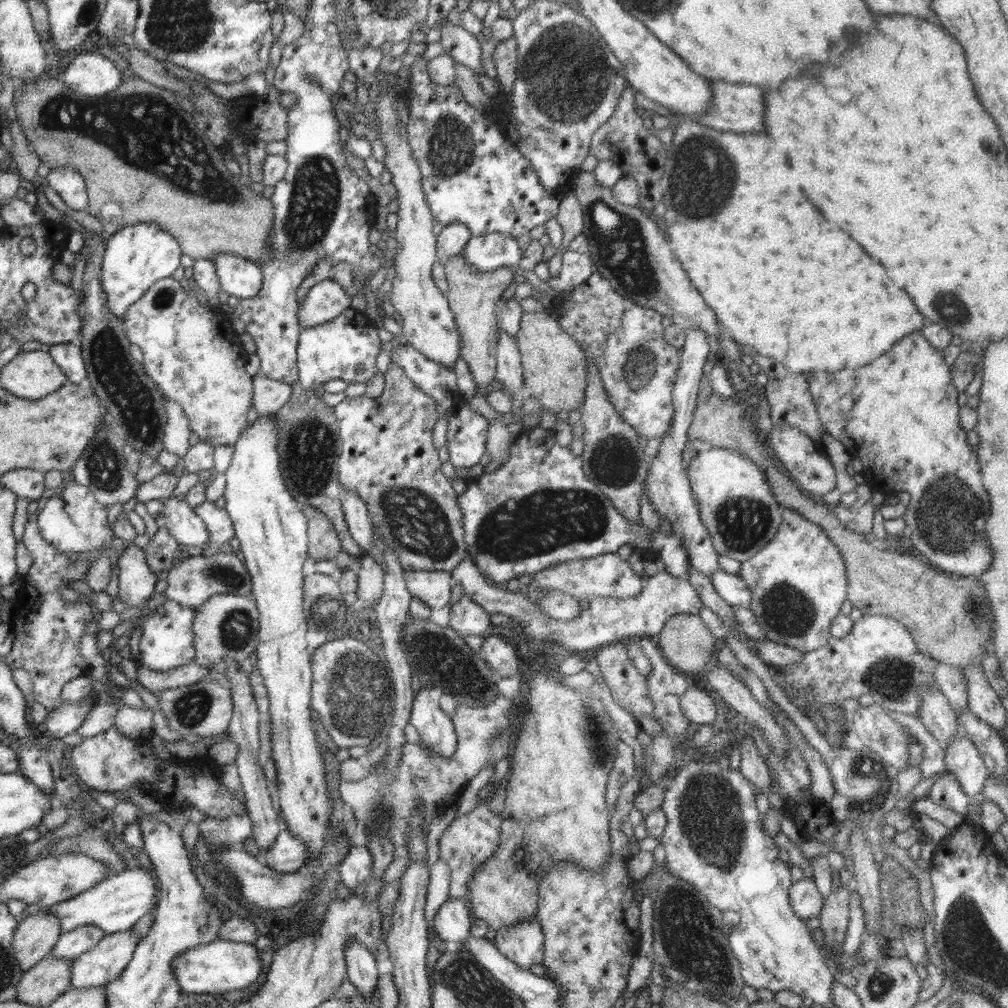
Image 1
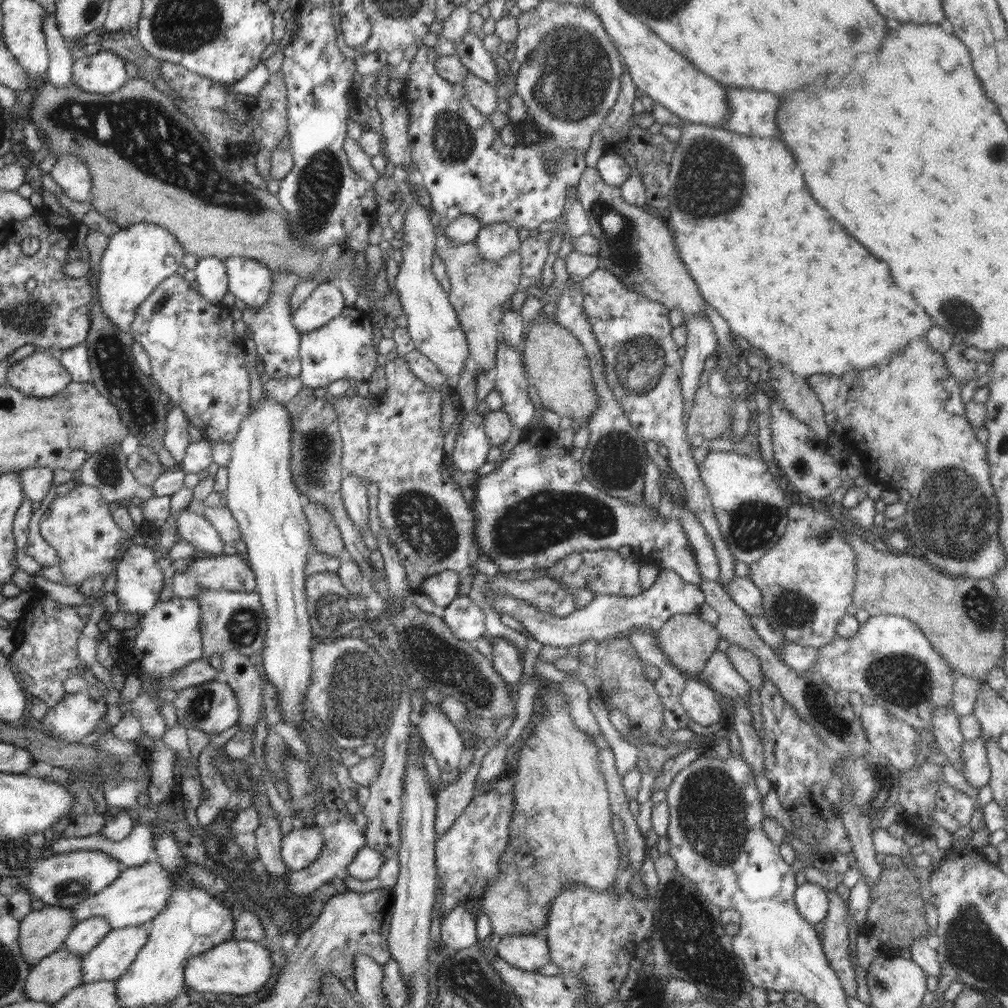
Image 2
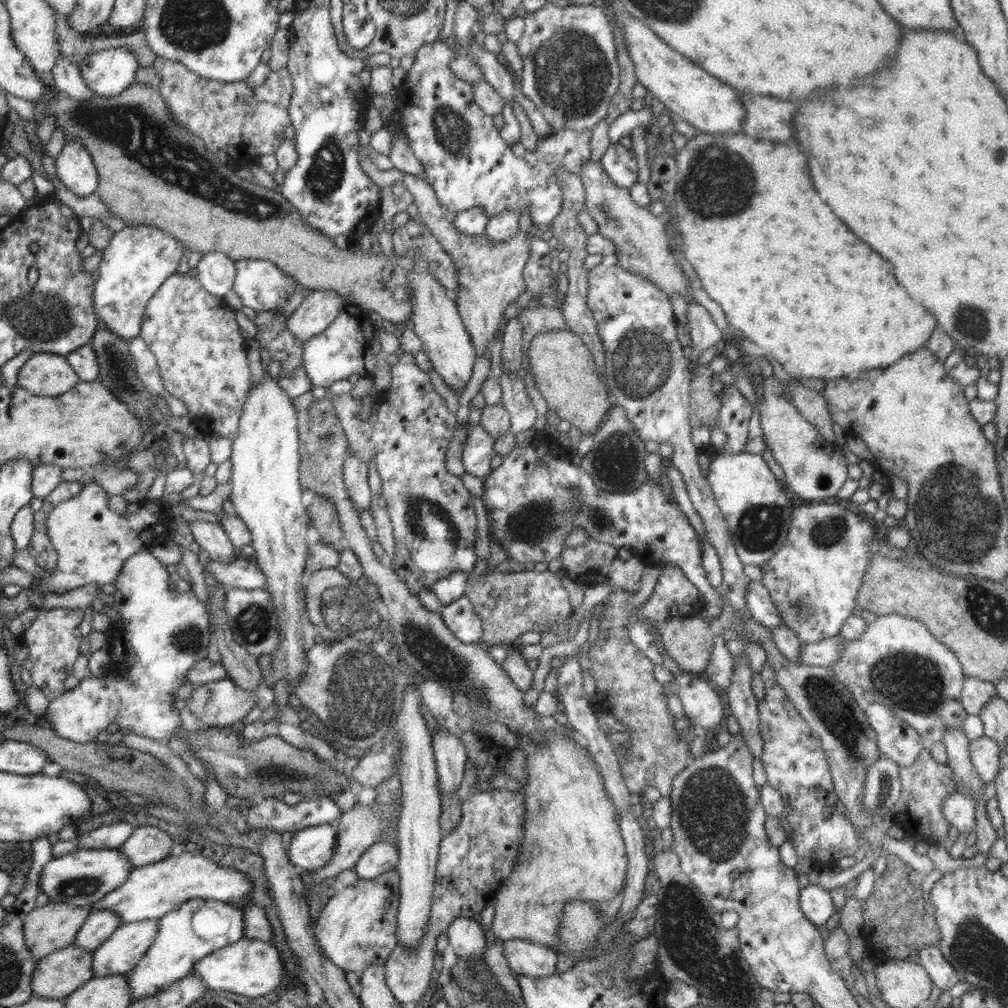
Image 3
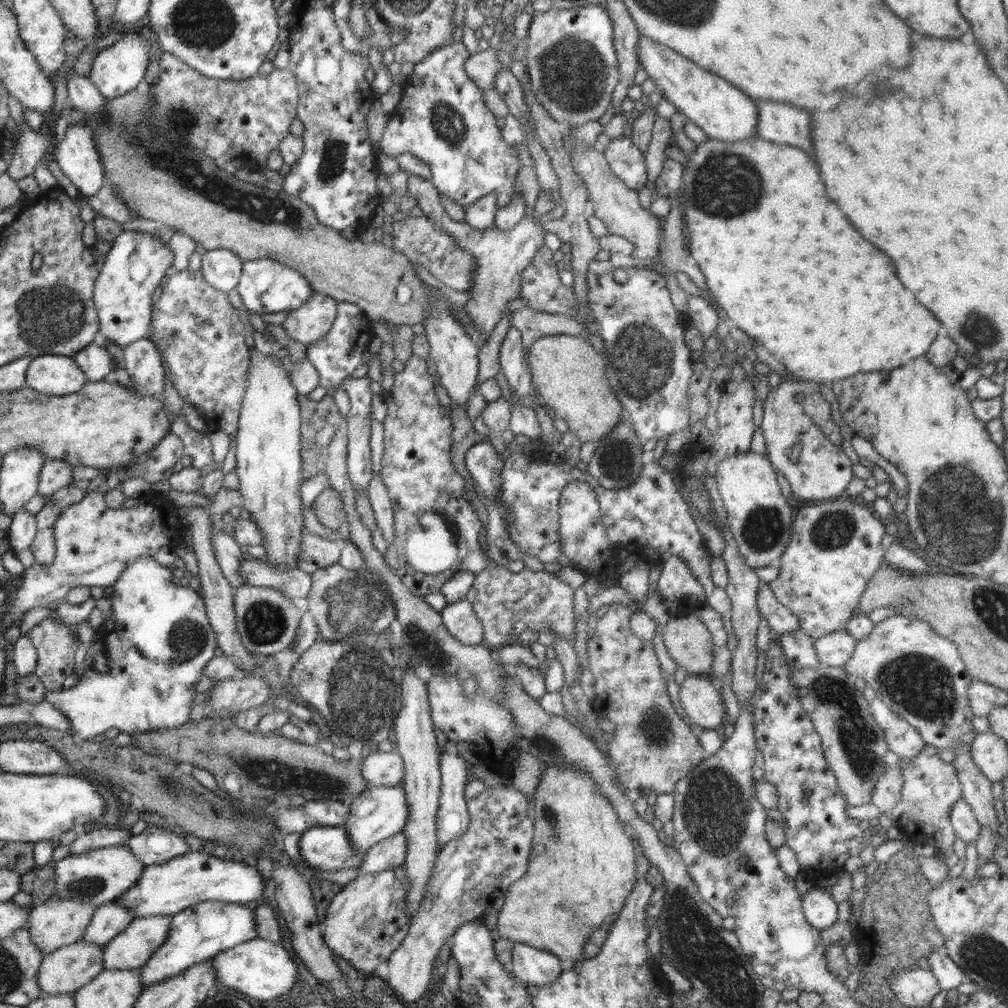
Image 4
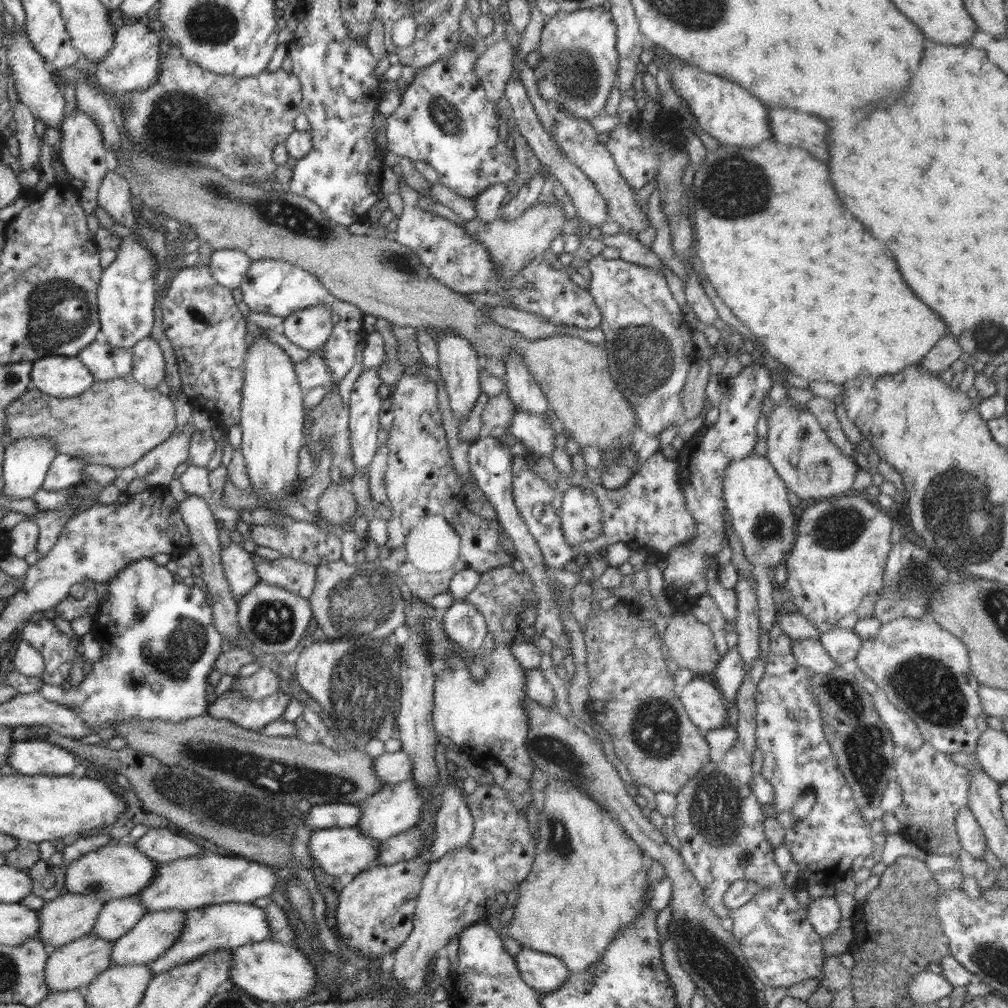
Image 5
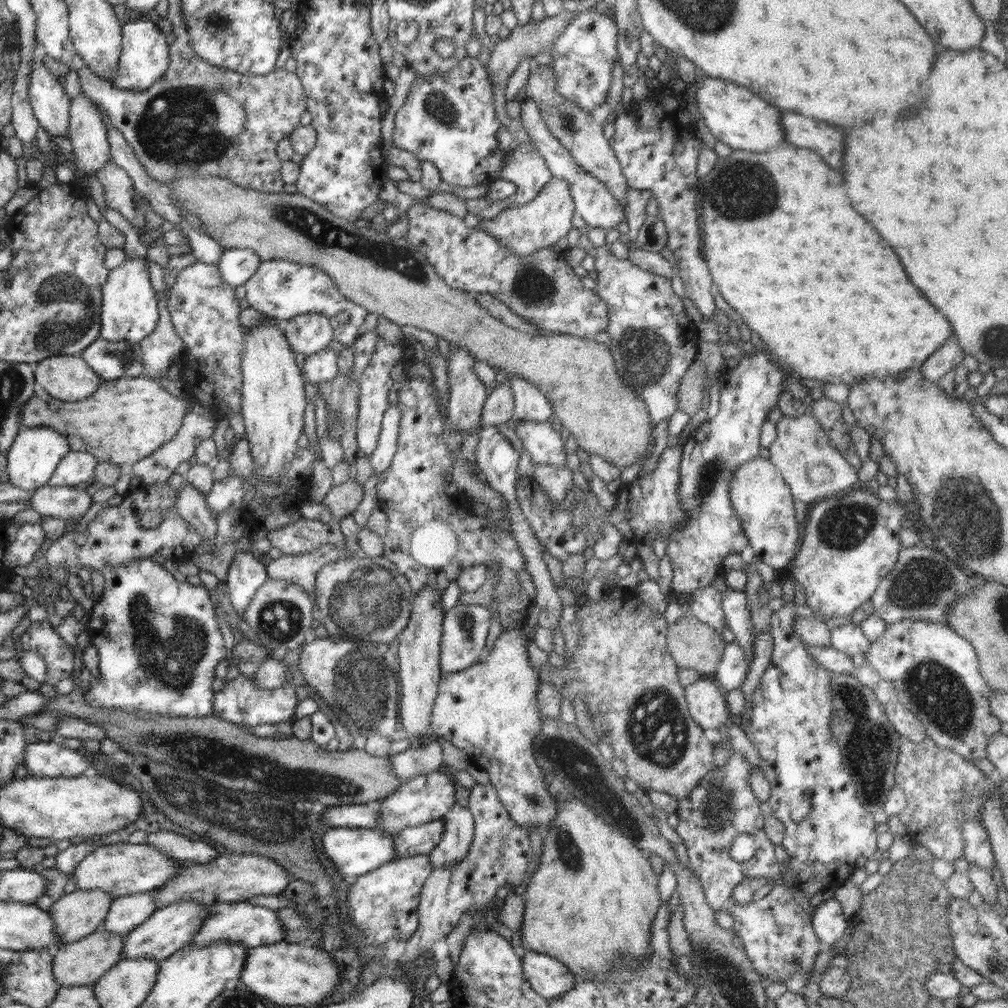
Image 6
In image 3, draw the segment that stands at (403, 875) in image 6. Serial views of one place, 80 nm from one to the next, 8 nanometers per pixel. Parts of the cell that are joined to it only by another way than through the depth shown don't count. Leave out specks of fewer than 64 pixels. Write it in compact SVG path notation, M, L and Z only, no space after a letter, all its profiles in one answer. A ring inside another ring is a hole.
M397 870L372 879L360 879L338 891L324 906L313 933L317 945L330 961L347 975L362 972L368 966L384 967L397 944L397 917L400 906L400 875Z

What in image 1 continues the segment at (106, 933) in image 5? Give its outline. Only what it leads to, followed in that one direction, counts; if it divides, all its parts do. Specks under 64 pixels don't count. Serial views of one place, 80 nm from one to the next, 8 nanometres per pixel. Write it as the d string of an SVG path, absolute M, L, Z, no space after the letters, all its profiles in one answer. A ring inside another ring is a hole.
M87 924L72 929L70 932L62 933L59 936L58 942L48 955L56 958L64 958L64 961L74 961L75 958L90 950L97 945L97 942L105 935L105 932L94 926Z

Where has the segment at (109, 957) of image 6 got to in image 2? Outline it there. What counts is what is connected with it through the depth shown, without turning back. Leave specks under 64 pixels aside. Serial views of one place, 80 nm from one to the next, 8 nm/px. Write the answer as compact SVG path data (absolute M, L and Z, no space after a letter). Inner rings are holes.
M67 948L45 956L31 968L24 985L25 998L54 1004L81 984L82 957Z

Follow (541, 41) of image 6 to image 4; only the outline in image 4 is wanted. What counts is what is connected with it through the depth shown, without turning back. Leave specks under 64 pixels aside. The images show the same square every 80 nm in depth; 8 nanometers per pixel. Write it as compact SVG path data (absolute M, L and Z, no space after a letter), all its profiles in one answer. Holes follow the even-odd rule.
M490 47L484 51L477 50L464 63L464 70L469 79L482 90L495 88L496 75L503 68L504 65L498 61L495 50Z

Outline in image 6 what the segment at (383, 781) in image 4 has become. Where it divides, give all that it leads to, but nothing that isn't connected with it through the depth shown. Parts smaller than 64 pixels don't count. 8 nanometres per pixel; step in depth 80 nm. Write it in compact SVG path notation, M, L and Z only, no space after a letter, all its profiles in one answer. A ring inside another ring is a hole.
M427 741L421 746L396 753L389 758L393 773L402 779L428 774L440 768L442 761L442 747L436 741Z

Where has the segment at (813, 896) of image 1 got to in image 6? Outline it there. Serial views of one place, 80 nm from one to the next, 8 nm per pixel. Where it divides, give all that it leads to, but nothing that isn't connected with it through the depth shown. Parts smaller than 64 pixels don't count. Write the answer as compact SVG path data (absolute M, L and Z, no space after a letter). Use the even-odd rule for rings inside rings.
M834 898L818 904L811 916L811 921L815 933L825 948L840 940L847 926L842 906Z

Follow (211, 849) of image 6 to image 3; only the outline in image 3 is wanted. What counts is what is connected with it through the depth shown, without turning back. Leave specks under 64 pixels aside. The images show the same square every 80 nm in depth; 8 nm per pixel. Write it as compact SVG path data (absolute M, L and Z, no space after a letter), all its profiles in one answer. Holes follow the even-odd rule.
M145 824L139 831L131 835L118 850L128 857L128 861L134 867L142 867L164 860L177 853L179 848L176 848L176 843L166 832Z

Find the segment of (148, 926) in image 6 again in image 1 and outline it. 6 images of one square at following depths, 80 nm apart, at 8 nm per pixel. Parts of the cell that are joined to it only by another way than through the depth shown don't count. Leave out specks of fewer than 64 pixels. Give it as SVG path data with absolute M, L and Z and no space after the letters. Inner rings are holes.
M131 929L105 934L97 945L72 961L71 988L107 985L128 966L139 938Z

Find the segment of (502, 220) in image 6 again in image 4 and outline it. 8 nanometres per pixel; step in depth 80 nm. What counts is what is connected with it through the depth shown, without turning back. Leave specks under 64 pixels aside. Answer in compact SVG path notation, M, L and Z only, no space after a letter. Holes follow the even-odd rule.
M411 172L407 173L409 174L407 178L409 196L413 197L415 204L422 209L424 217L439 226L443 232L453 236L457 246L461 250L471 252L475 258L473 285L469 290L471 298L463 308L471 318L475 329L478 332L489 334L502 318L507 309L506 304L519 298L522 271L532 262L536 253L545 246L544 235L548 233L545 230L545 225L539 219L534 221L535 219L531 214L525 216L512 230L498 230L493 225L484 230L476 230L471 227L471 224L452 220L448 217L442 203L440 203L441 194L431 181Z

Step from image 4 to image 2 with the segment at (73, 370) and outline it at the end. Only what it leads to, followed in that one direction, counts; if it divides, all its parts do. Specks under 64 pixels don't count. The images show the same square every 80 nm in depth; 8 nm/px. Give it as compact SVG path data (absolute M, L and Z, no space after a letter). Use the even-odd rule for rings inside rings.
M35 350L24 360L16 362L7 374L7 385L22 395L35 398L56 396L68 388L70 382L72 377L51 350Z

